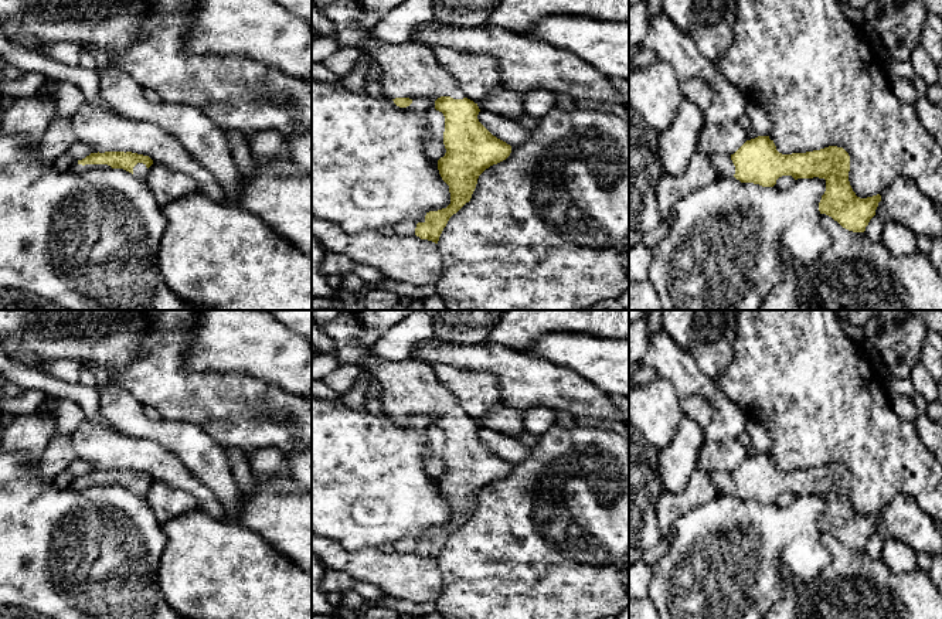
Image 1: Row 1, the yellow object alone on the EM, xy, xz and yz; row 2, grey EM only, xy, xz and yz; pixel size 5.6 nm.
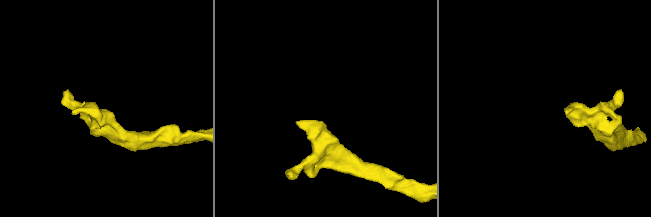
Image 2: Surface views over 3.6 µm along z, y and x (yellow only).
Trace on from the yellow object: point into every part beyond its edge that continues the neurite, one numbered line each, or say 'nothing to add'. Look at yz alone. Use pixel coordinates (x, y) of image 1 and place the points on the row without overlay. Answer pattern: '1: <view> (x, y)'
1: yz (723, 480)

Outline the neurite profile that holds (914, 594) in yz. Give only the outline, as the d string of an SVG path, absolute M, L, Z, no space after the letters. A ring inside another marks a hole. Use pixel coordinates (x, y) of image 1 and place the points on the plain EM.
M820 531L820 543L832 562L813 582L795 591L798 619L942 619L942 594L928 572L918 568L894 574L881 557L871 558L864 550L849 548L826 531Z

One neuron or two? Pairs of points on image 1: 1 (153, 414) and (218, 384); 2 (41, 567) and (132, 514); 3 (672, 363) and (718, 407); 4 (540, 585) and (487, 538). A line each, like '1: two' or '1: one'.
1: two
2: one
3: one
4: one

